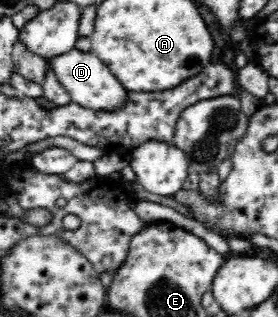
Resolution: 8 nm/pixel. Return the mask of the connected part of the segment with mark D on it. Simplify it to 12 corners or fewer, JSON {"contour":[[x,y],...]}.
{"contour":[[91,50],[52,56],[71,102],[121,109],[127,90]]}

